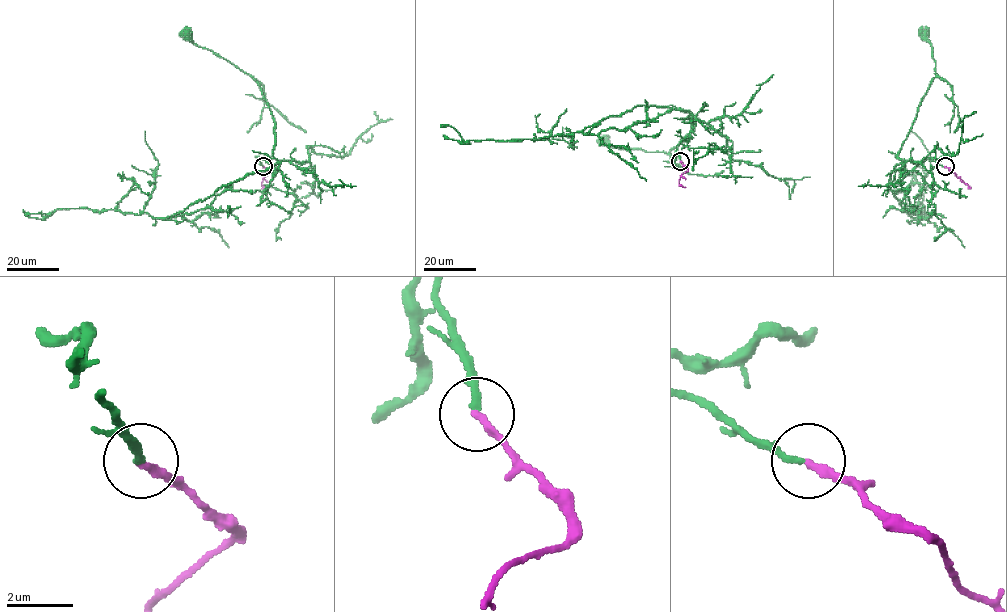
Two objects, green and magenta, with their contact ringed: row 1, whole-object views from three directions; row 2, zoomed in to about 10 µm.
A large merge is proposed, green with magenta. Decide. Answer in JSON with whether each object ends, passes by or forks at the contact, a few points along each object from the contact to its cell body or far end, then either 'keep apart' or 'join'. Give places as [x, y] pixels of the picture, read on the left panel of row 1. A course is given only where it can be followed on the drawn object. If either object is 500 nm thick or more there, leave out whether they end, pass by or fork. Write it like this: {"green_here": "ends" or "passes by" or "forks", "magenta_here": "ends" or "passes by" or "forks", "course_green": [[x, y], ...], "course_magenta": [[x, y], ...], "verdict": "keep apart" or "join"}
{"green_here": "ends", "magenta_here": "ends", "course_green": [[263, 166], [260, 158], [277, 170], [278, 161], [273, 152], [275, 122], [258, 84], [185, 33]], "course_magenta": [[263, 166], [270, 172], [262, 182], [267, 189]], "verdict": "join"}

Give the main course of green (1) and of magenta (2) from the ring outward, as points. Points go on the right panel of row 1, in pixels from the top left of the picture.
1: (944, 166), (926, 158), (907, 170), (898, 156), (922, 98), (937, 75), (932, 46), (924, 33)
2: (945, 166), (971, 189)

